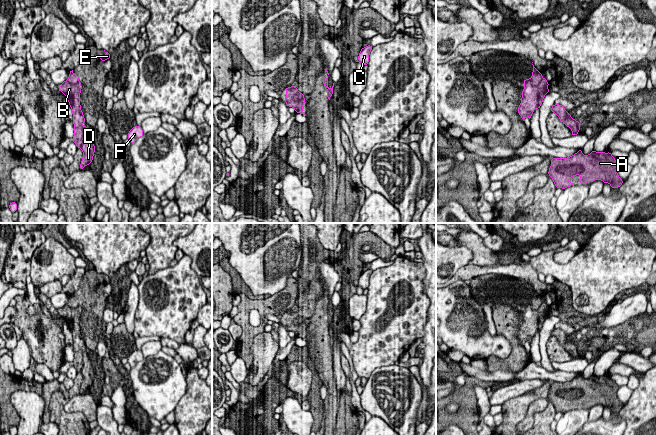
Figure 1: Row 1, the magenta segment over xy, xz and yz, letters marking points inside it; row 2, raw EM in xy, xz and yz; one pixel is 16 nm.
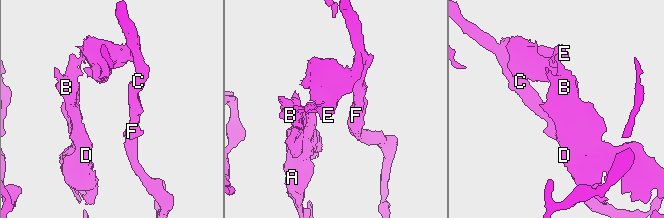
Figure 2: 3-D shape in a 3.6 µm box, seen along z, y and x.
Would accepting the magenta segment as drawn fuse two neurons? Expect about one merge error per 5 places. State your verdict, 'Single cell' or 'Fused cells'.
Fused cells

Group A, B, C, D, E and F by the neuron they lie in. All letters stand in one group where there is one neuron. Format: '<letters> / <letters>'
A B D / C E F

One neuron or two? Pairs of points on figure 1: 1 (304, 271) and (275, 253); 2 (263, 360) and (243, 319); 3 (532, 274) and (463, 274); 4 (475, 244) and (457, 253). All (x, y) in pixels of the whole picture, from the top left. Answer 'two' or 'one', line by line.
1: two
2: two
3: one
4: two

